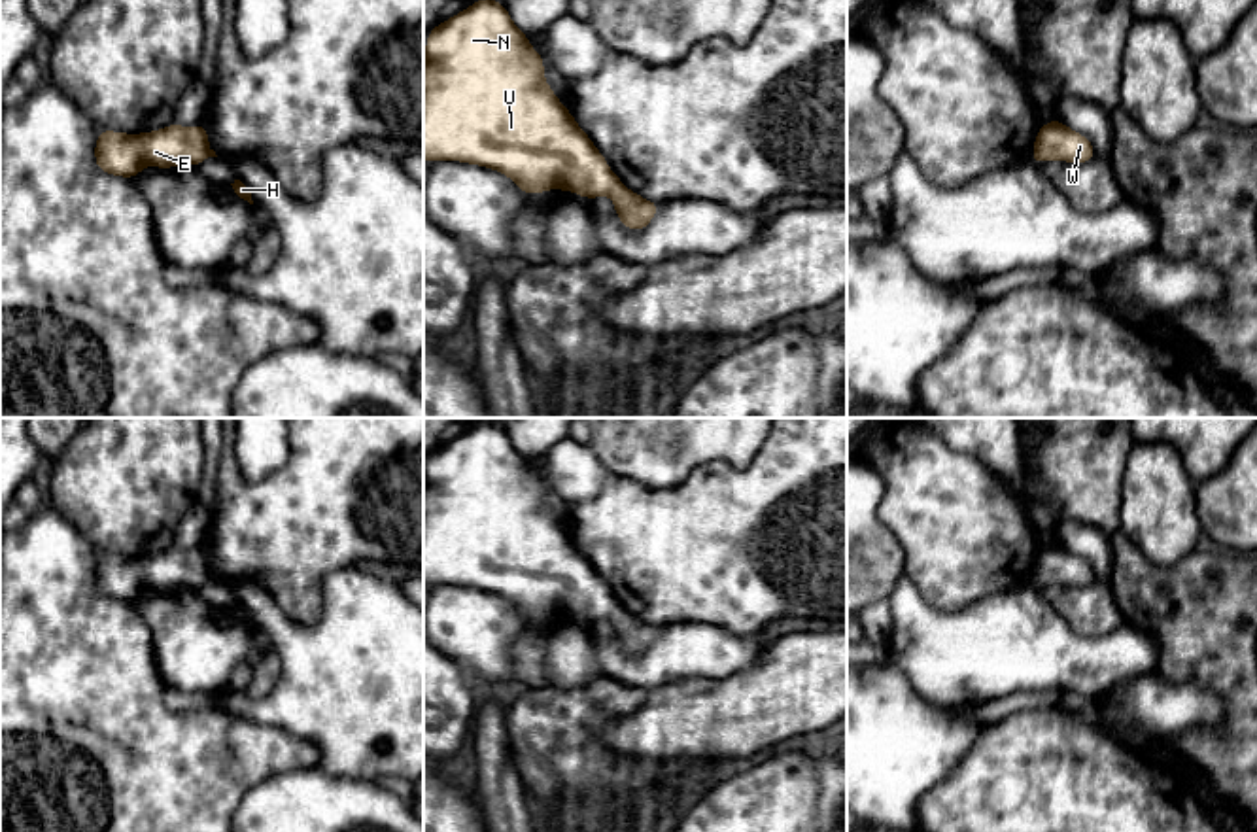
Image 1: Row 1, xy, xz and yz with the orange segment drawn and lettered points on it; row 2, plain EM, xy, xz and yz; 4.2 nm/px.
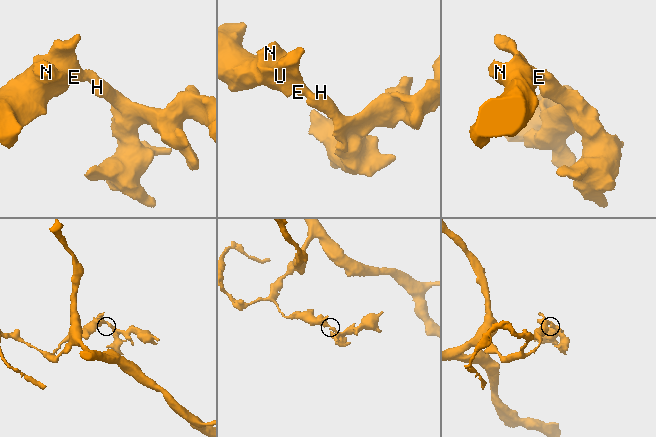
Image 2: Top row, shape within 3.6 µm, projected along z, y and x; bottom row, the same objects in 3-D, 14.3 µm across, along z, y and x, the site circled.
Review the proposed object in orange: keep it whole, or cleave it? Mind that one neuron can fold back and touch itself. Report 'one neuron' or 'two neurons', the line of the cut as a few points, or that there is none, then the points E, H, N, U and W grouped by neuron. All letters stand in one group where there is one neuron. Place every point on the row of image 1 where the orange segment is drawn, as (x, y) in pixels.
one neuron | no cut | E H N U W

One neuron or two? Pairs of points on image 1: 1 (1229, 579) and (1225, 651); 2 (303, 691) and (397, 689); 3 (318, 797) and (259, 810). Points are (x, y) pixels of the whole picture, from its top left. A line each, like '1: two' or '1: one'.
1: one
2: one
3: one

